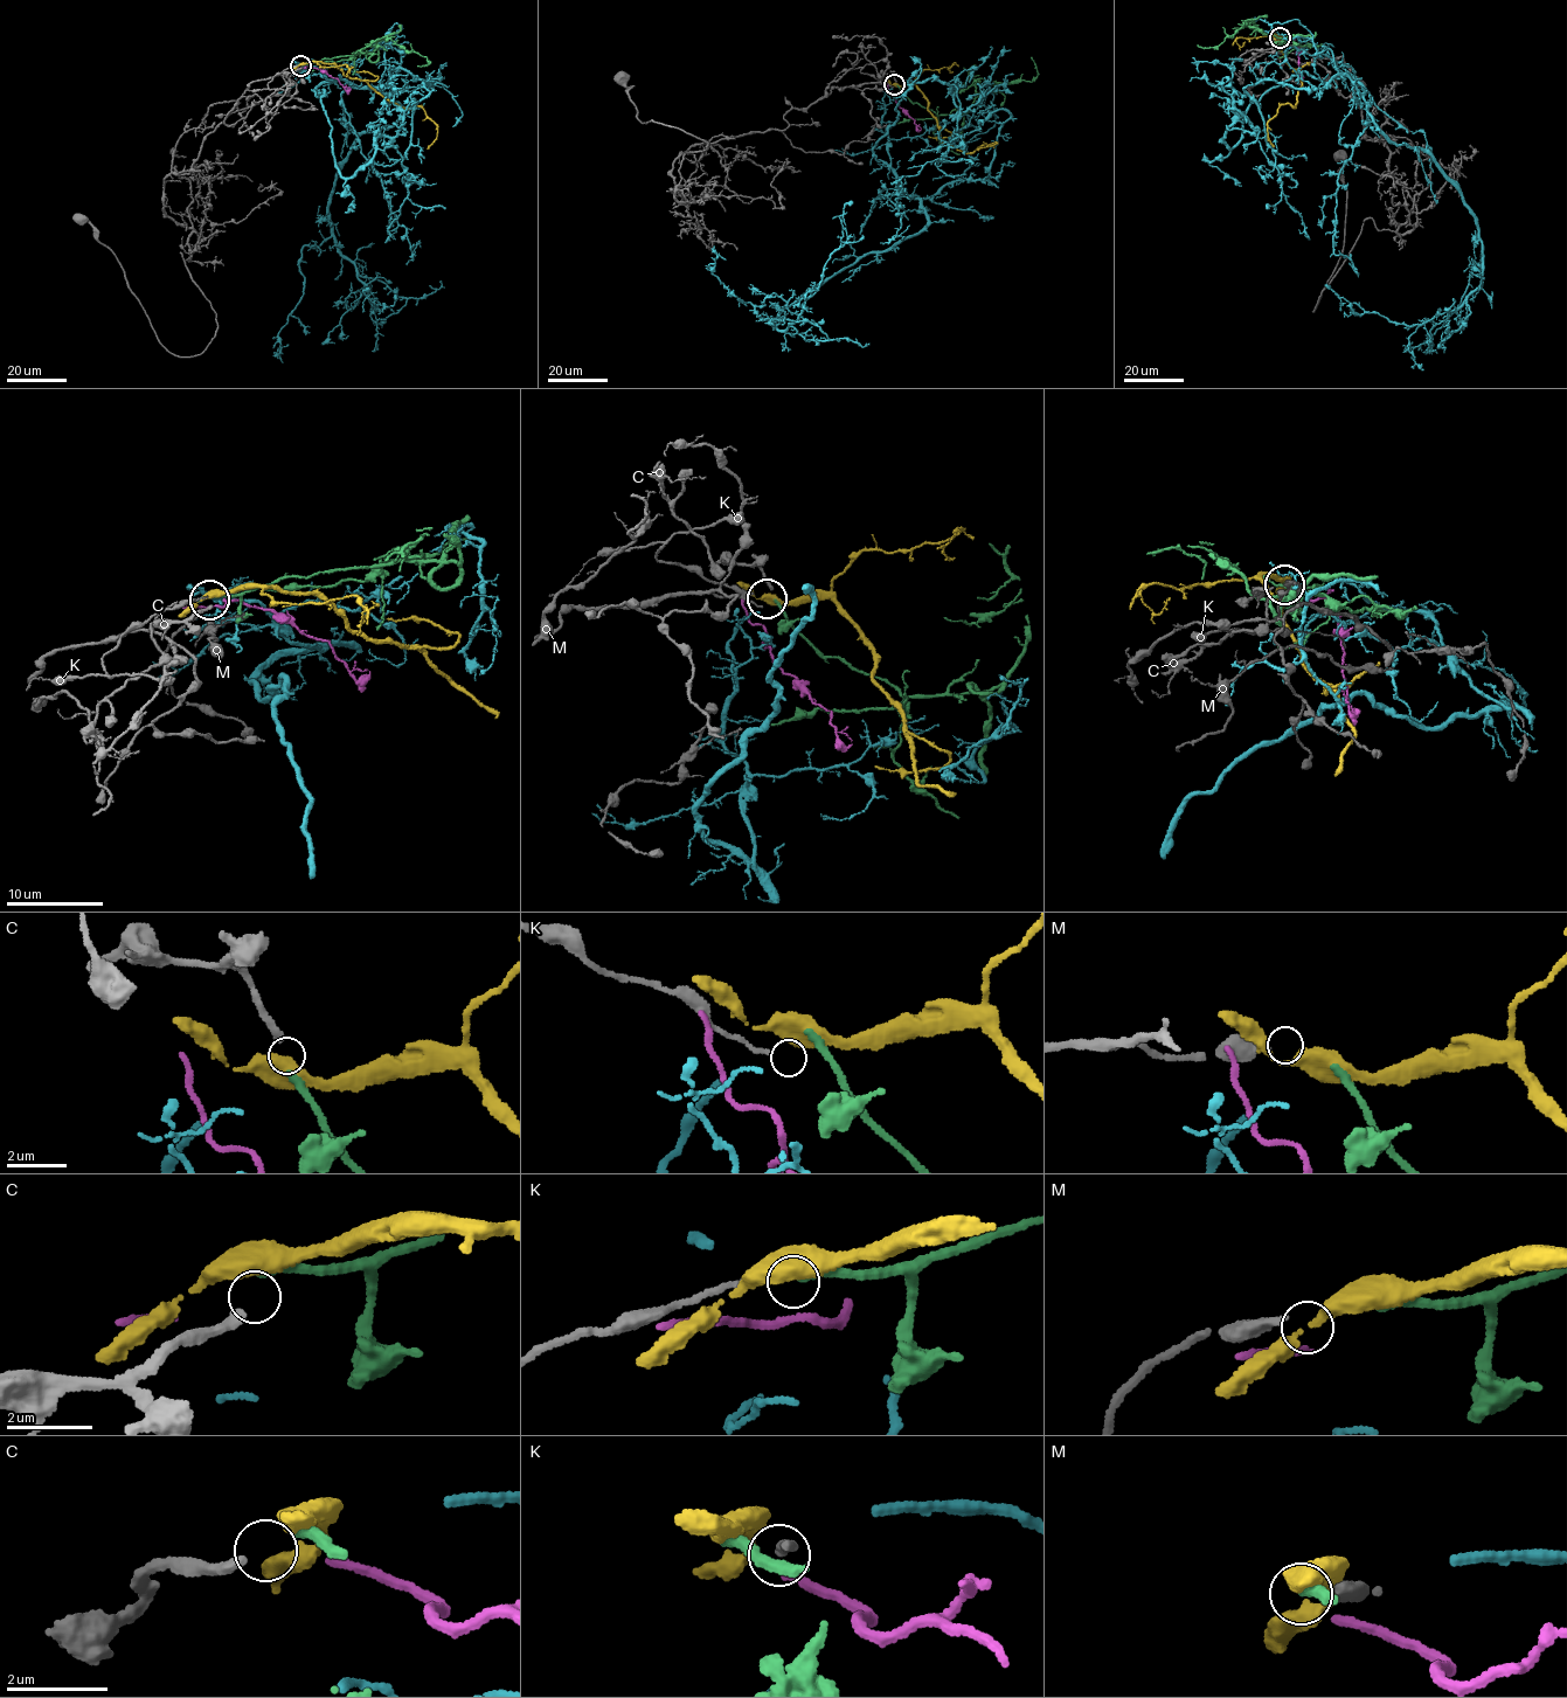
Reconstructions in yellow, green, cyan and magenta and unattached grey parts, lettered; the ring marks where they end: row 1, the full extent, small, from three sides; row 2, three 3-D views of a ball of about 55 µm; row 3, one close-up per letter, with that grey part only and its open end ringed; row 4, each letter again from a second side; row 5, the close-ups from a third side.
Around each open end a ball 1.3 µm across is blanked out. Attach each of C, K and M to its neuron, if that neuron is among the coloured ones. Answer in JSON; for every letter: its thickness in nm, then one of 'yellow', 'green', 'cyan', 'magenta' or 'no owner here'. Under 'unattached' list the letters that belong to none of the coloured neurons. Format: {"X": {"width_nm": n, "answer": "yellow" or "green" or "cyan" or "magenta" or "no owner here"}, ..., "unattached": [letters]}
{"C": {"width_nm": 200, "answer": "no owner here"}, "K": {"width_nm": 140, "answer": "no owner here"}, "M": {"width_nm": 280, "answer": "no owner here"}, "unattached": ["C", "K", "M"]}

